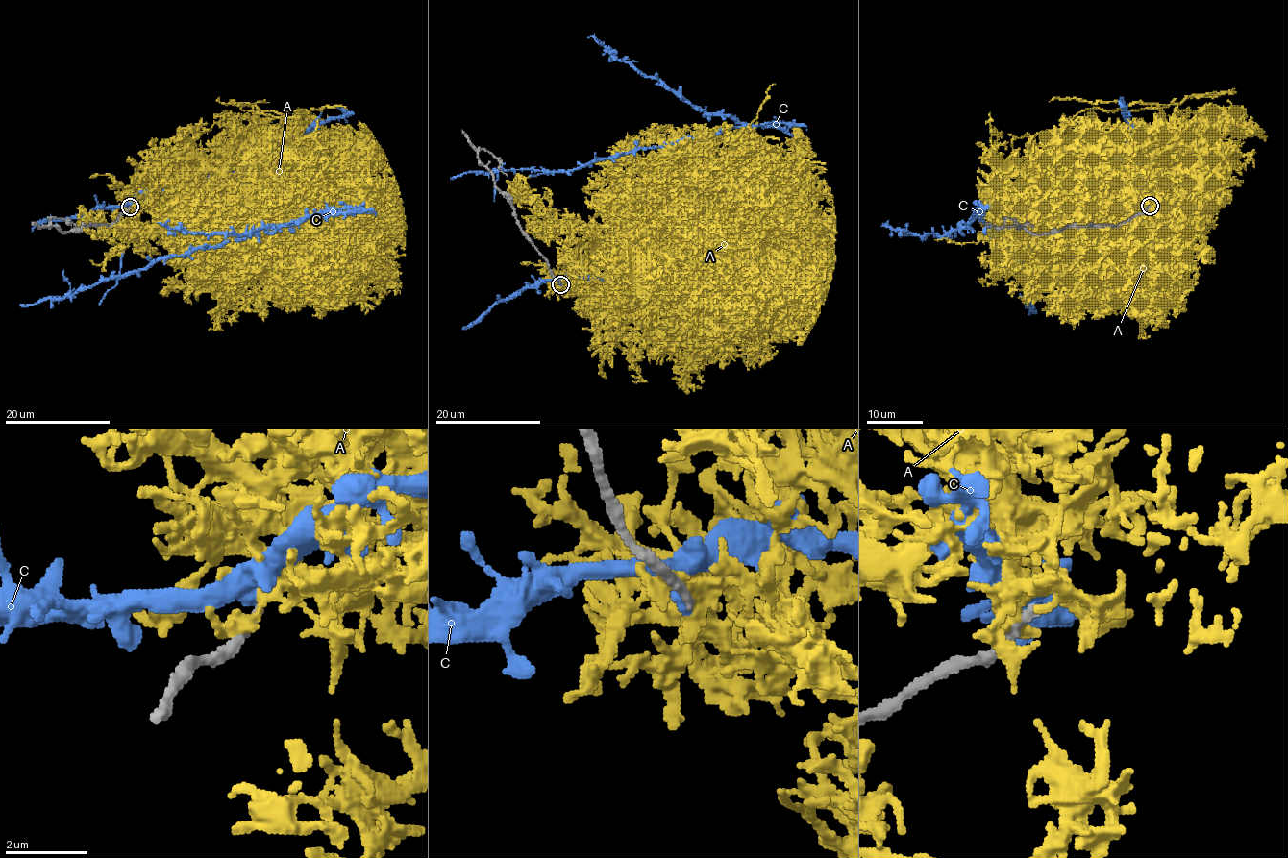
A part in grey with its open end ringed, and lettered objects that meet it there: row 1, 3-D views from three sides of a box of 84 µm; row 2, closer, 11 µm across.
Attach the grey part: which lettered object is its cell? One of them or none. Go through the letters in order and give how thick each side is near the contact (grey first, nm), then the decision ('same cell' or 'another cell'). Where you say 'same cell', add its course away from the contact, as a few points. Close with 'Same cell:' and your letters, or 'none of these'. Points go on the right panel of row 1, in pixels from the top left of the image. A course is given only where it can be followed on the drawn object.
A: 340/420 nm | another cell
C: 260/480 nm | another cell
Same cell: none of these

